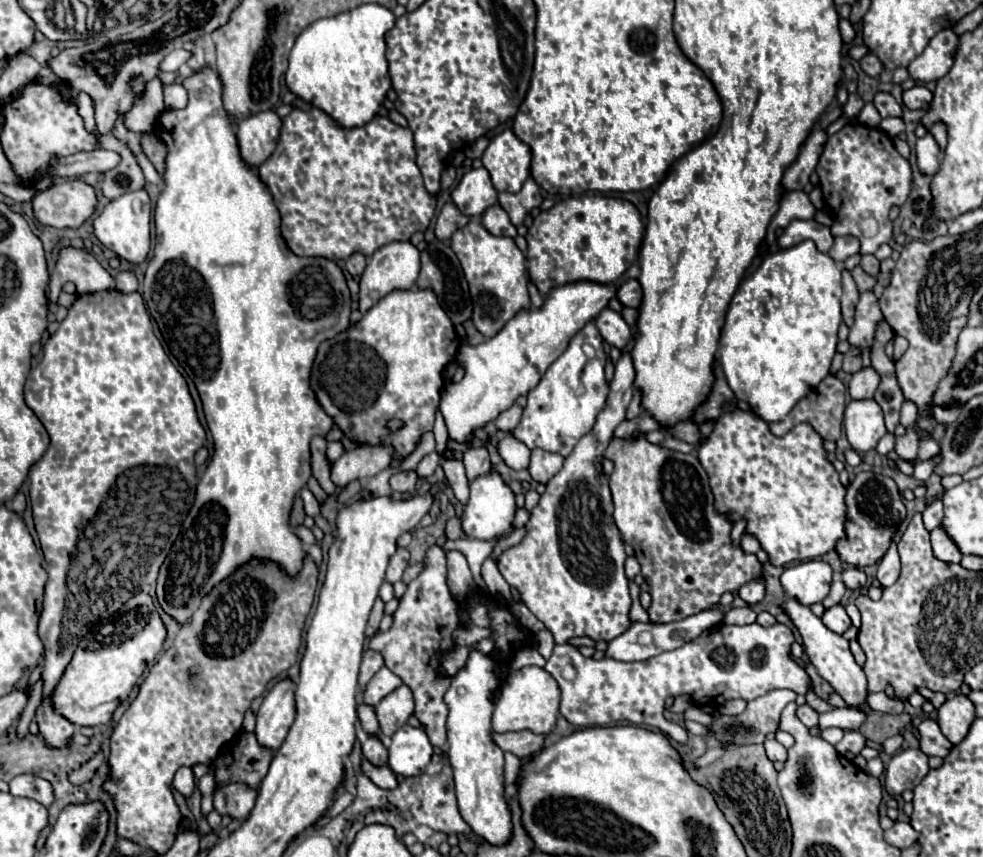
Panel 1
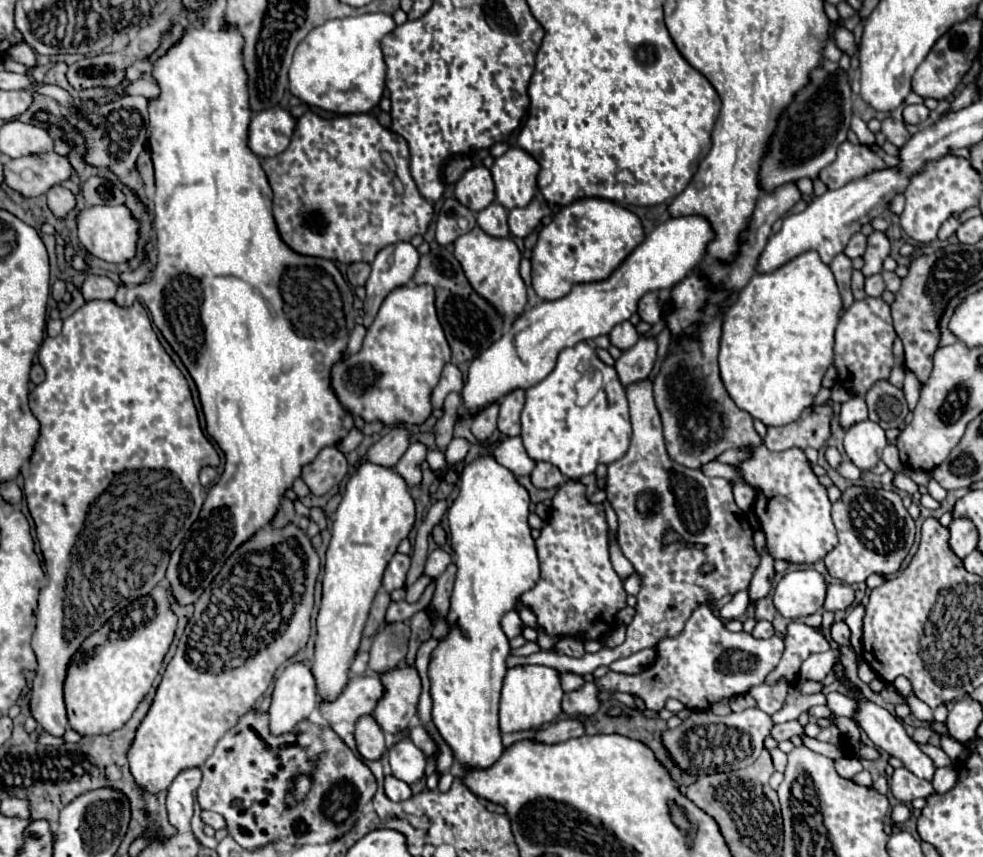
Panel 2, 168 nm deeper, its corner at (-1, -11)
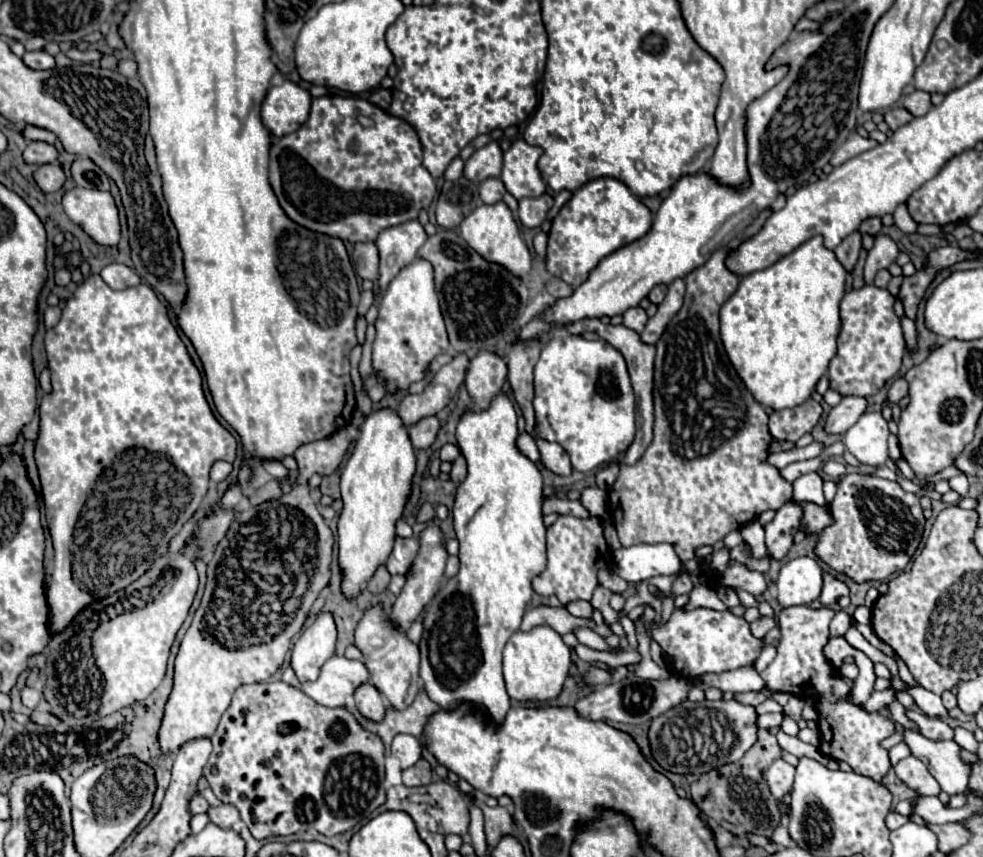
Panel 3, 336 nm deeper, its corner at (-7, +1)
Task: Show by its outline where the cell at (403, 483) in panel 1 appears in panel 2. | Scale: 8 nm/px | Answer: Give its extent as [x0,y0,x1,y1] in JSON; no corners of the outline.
[395,442,427,488]

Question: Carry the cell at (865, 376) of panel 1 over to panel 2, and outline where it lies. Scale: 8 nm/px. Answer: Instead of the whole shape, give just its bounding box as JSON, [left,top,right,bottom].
[839,396,867,430]

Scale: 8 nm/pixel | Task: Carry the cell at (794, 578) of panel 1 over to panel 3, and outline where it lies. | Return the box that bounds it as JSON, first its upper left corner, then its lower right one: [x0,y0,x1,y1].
[775,558,823,608]

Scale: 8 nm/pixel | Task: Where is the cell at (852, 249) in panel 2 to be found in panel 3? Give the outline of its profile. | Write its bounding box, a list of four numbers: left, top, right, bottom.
[859,218,883,236]

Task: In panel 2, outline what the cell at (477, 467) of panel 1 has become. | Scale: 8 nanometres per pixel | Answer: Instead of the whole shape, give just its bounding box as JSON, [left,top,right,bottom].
[471,404,499,444]

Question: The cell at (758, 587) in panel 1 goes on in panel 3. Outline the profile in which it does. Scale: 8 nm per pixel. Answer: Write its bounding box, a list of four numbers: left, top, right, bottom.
[765,500,803,558]

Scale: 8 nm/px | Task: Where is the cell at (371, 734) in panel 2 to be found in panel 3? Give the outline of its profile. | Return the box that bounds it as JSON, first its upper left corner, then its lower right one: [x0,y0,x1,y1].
[353,682,385,720]

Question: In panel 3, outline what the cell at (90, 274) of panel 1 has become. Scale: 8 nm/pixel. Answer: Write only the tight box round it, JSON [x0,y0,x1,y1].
[101,264,141,290]

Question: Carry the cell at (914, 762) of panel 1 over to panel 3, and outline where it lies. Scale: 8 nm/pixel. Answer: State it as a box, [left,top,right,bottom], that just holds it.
[895,756,941,794]

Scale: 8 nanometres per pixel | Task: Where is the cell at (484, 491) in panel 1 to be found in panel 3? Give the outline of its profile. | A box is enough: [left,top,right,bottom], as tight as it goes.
[419,392,546,724]

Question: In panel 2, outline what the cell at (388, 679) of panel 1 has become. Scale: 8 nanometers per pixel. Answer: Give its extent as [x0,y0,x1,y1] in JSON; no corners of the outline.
[319,676,385,739]

